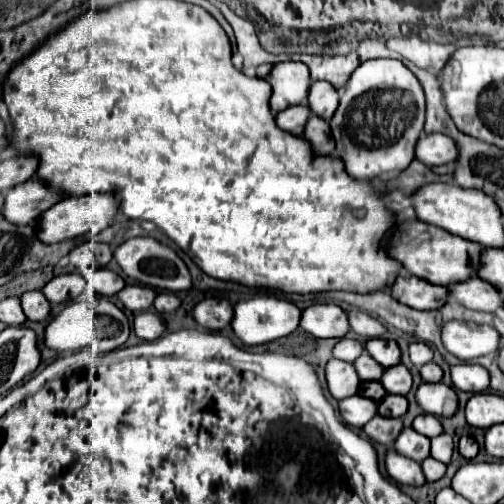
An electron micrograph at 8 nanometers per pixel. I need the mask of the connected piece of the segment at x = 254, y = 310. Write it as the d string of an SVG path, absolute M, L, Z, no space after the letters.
M259 295L259 297L235 303L231 329L235 337L241 339L245 345L263 345L263 343L269 343L293 333L299 325L299 317L301 317L301 311L293 303L271 297L271 295Z

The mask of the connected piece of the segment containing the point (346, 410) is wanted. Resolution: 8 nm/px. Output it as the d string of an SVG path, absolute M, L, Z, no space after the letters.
M363 395L345 397L339 401L339 413L347 425L361 429L369 419L377 415L377 401Z

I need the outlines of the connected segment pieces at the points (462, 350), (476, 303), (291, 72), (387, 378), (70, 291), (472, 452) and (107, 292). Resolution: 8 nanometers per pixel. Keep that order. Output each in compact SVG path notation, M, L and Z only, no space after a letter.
M447 321L441 327L441 339L445 349L463 361L495 355L501 343L501 337L493 327L469 321Z
M471 277L461 283L449 285L449 299L461 303L463 307L477 309L477 311L489 311L489 313L503 307L501 293L491 283L479 277Z
M287 61L287 63L277 63L271 73L271 111L279 113L287 107L299 105L307 99L309 93L309 69L305 63L299 61Z
M401 363L385 369L383 377L381 377L381 385L385 387L385 391L395 393L395 395L407 395L411 389L411 383L413 383L411 373Z
M69 273L69 275L59 275L51 279L41 289L41 293L49 299L51 305L55 305L55 303L75 301L83 289L85 289L85 279L79 273Z
M469 435L461 437L461 441L459 441L459 455L461 455L461 457L473 459L473 457L477 455L477 451L479 451L479 445L475 443L473 437L469 437Z
M97 269L97 277L95 277L93 287L101 297L113 297L125 287L125 283L117 273L105 271L105 269Z

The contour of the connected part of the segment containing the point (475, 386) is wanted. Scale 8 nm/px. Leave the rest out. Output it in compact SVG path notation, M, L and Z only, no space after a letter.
M453 365L451 367L451 381L457 389L469 393L483 393L489 389L489 373L481 365Z

